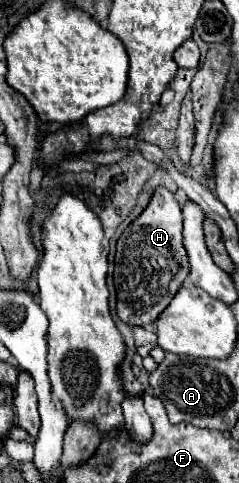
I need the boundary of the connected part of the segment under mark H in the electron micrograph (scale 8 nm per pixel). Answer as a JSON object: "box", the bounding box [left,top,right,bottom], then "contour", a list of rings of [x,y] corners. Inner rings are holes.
{"box":[114,187,190,325],"contour":[[[156,187],[148,207],[134,219],[118,239],[114,285],[118,293],[116,313],[128,325],[150,325],[174,299],[190,275],[188,251],[182,243],[182,211],[166,187]]]}

